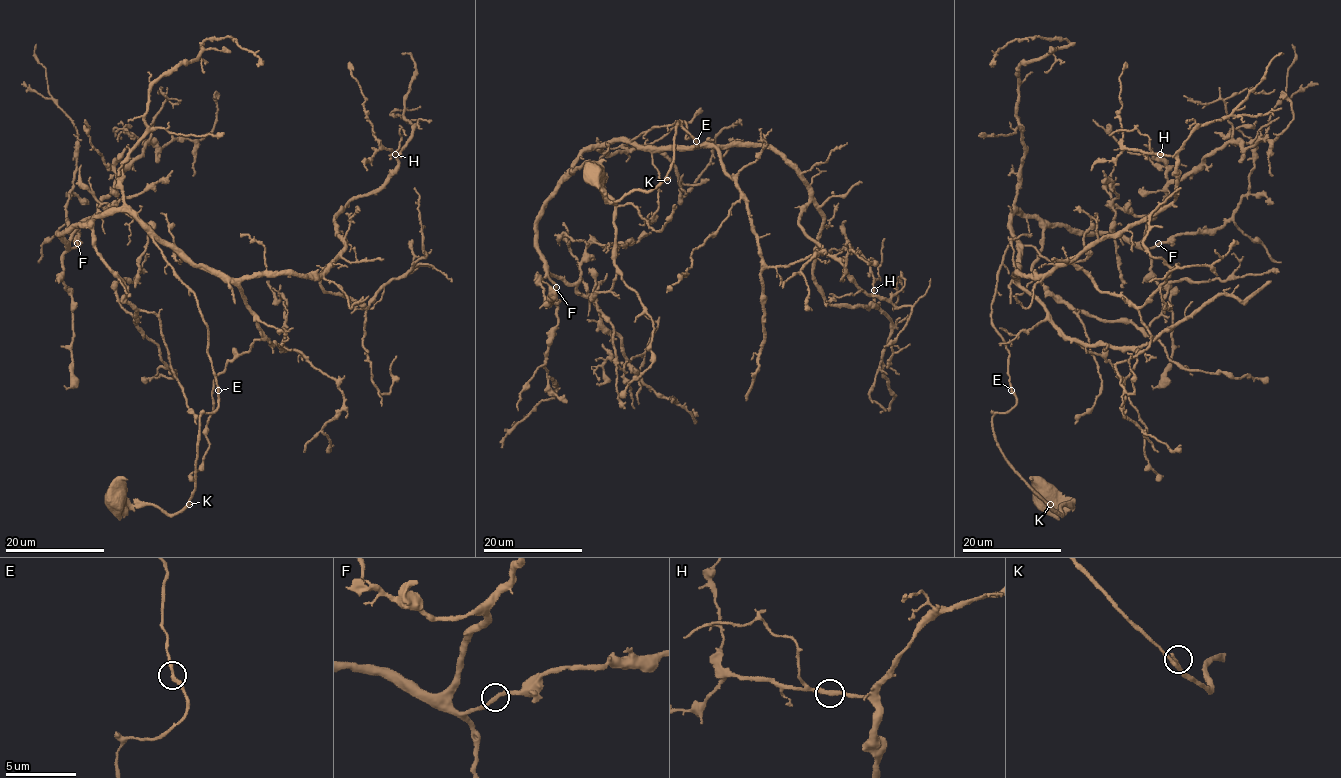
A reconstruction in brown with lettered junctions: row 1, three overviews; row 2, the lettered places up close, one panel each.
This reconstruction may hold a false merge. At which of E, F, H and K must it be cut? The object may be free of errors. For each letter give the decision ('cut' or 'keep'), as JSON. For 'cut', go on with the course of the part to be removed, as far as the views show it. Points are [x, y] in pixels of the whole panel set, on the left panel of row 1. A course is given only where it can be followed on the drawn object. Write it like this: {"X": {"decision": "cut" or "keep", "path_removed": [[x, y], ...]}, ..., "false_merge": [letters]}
{"E": {"decision": "keep"}, "F": {"decision": "keep"}, "H": {"decision": "keep"}, "K": {"decision": "keep"}, "false_merge": []}

